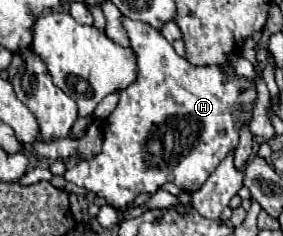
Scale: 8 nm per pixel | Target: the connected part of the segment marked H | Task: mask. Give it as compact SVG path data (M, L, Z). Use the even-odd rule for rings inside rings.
M124 17L124 27L138 57L138 79L120 93L116 109L104 121L104 143L100 155L90 161L78 161L76 167L64 173L66 181L104 197L116 209L124 203L132 203L140 193L156 193L166 181L172 181L188 193L198 191L228 151L238 145L238 129L242 119L250 121L250 111L256 99L256 89L250 81L238 75L226 77L224 69L214 65L198 67L188 63L184 57L176 55L172 45L152 25ZM242 87L246 89L244 93L240 93Z

